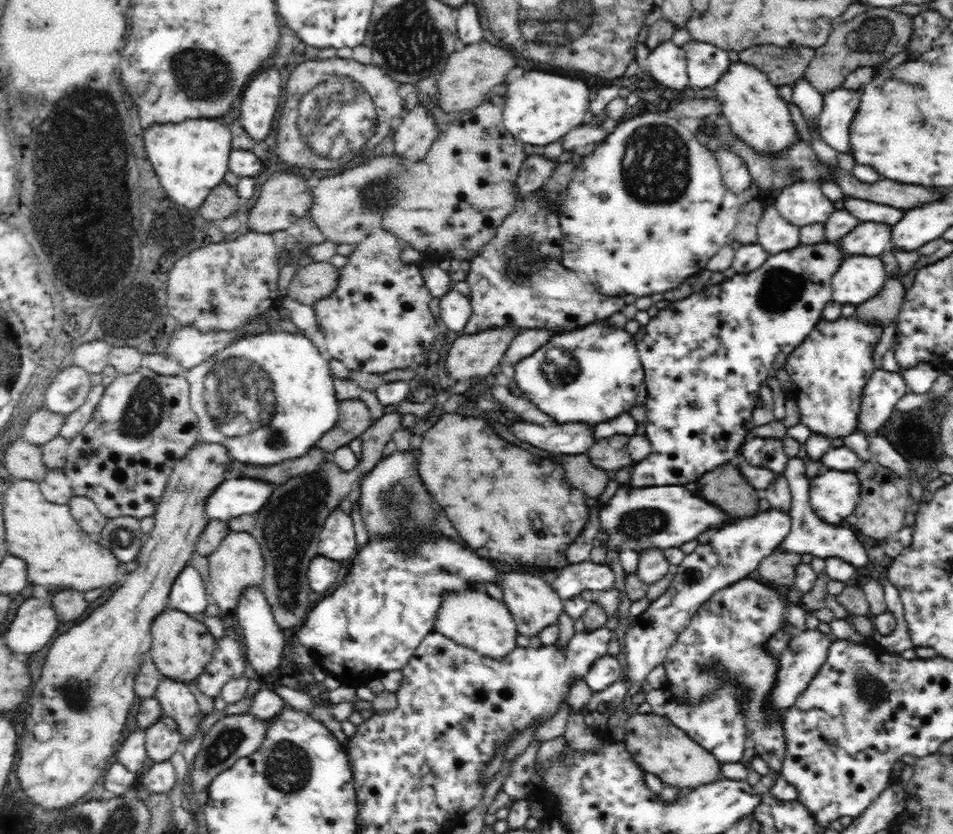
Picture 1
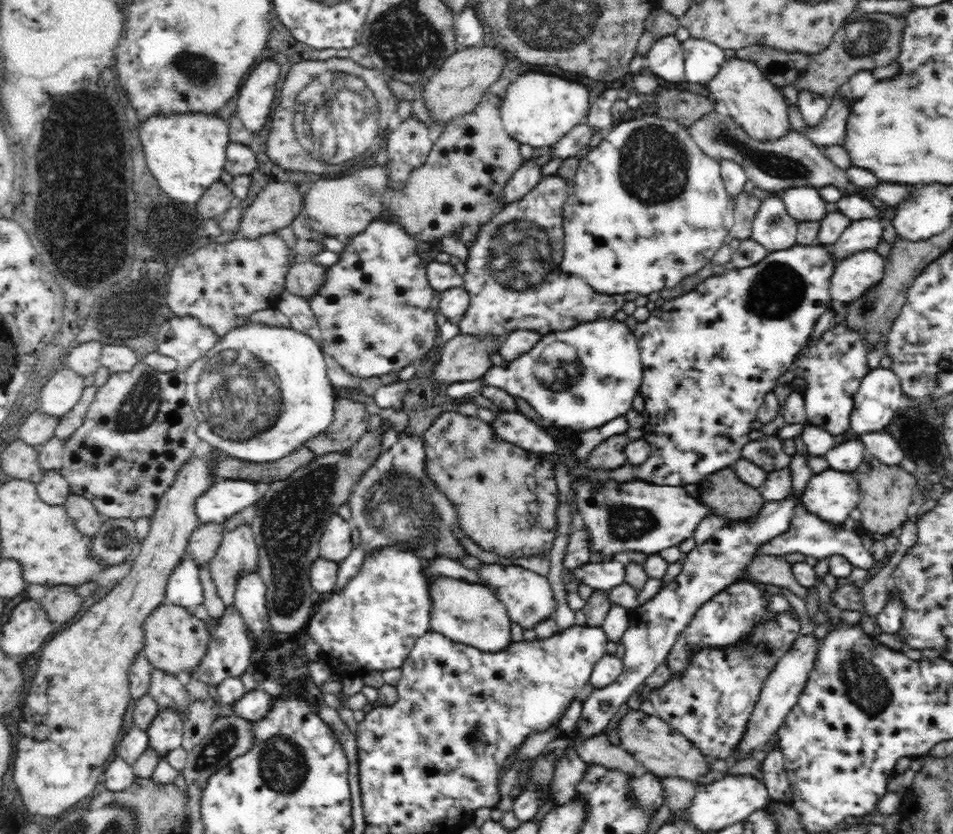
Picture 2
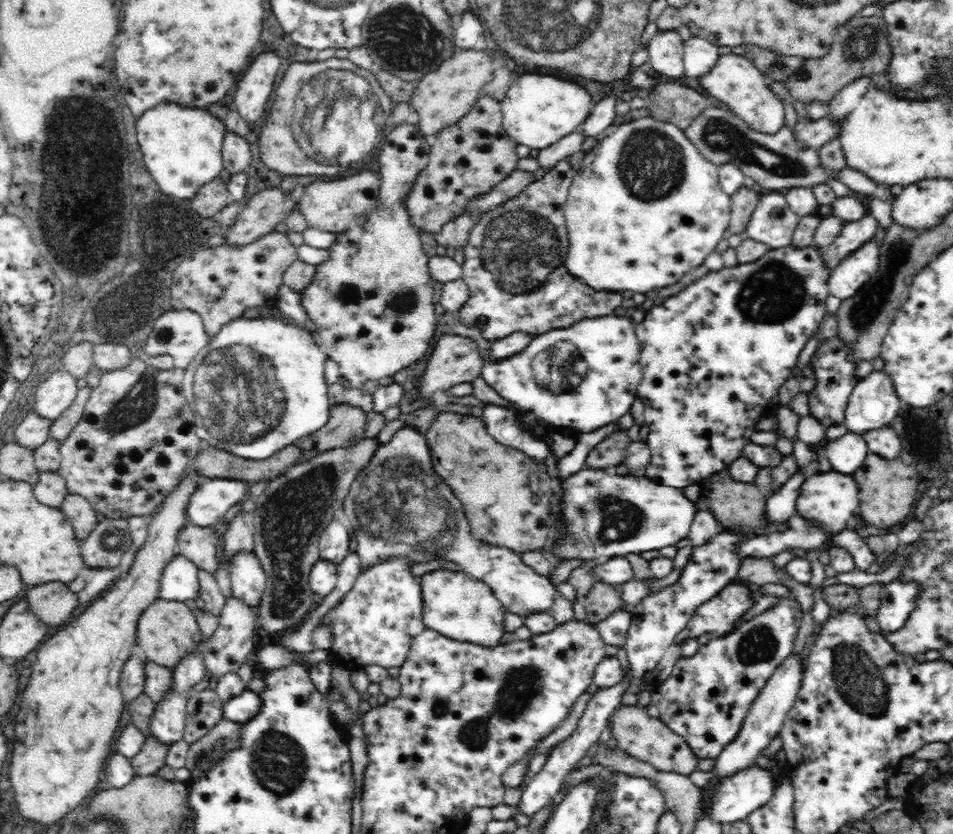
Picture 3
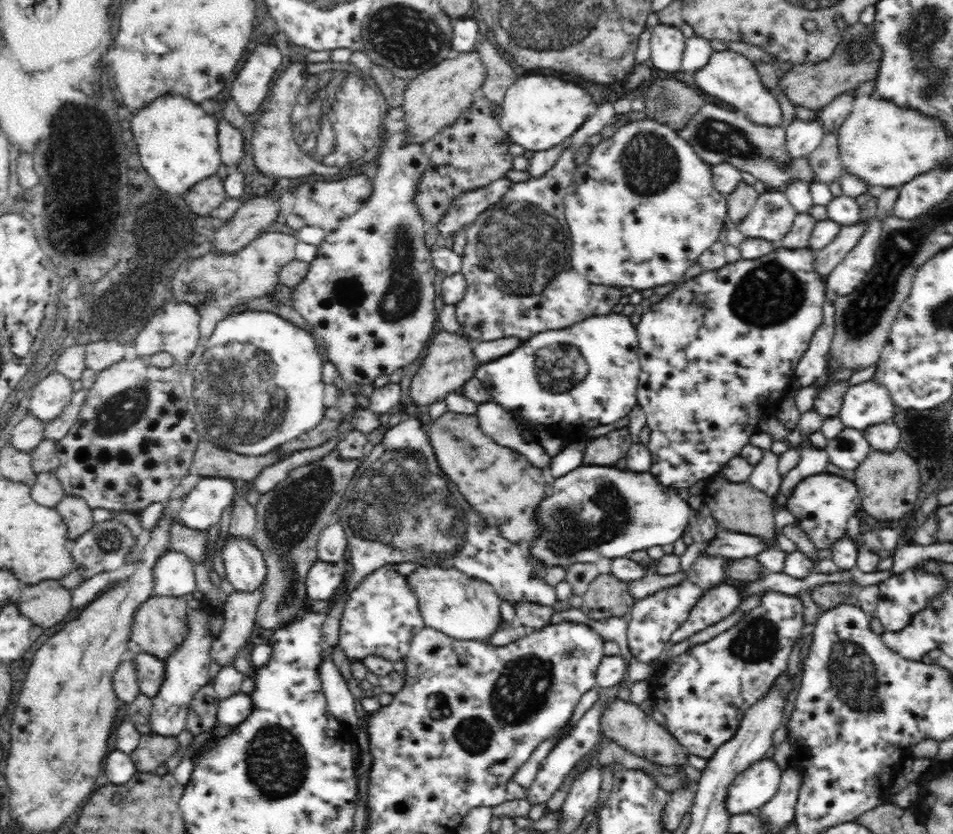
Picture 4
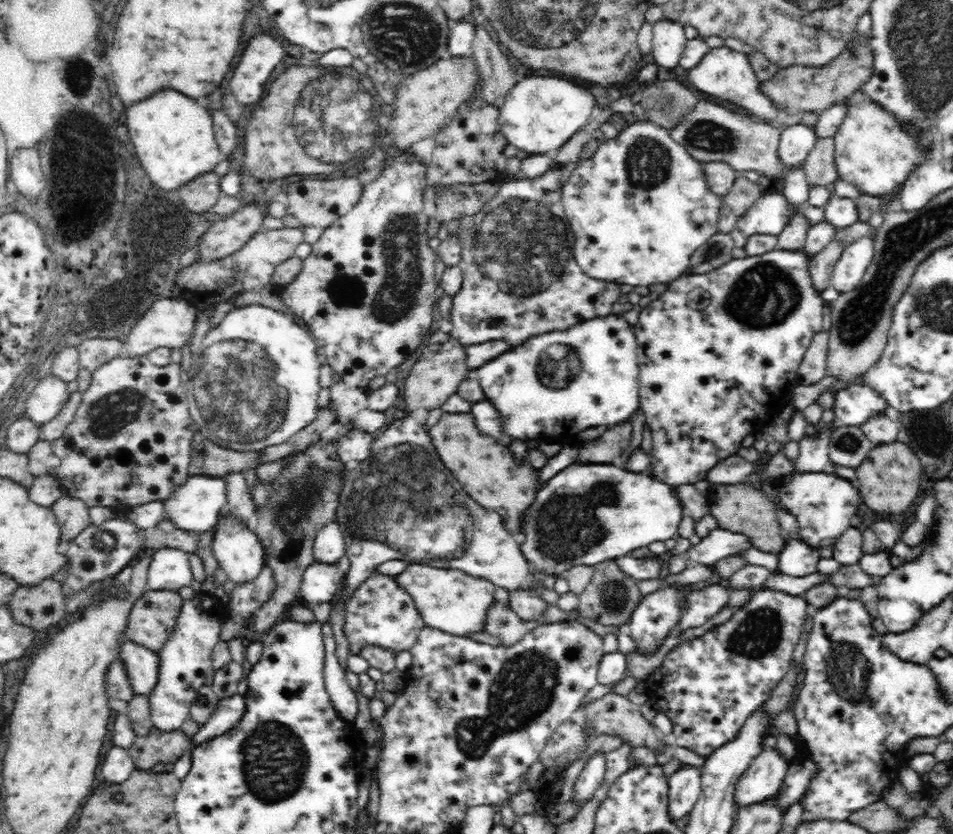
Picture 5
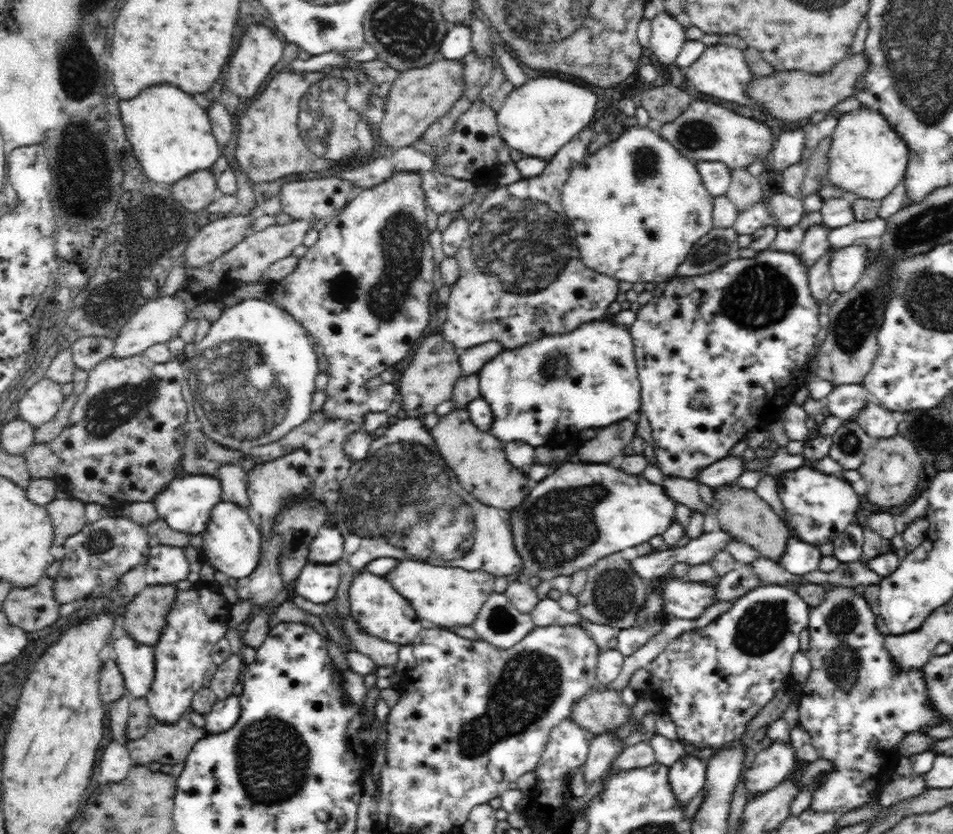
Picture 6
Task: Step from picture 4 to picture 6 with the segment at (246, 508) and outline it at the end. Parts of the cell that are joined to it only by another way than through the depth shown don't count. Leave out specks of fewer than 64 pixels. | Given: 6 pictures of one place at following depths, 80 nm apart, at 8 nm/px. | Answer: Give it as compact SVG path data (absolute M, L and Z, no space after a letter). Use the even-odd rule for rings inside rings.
M222 463L218 465L218 482L221 486L221 500L235 501L247 508L246 472L239 463Z

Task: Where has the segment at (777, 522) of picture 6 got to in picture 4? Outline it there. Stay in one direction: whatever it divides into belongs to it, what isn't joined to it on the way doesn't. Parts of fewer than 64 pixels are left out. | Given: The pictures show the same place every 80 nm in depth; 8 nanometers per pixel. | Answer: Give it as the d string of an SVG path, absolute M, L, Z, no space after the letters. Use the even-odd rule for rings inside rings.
M713 475L705 480L702 490L704 504L722 529L752 535L761 540L768 549L776 546L776 520L773 500L762 490L754 488L747 481L741 483L728 482L723 476Z

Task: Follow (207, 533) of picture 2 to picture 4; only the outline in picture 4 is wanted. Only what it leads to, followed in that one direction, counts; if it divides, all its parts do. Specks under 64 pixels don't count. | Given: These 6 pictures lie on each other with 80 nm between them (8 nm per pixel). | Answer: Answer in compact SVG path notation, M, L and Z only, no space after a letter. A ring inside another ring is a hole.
M173 520L167 530L170 548L188 555L193 562L206 562L208 551L208 531L194 531Z

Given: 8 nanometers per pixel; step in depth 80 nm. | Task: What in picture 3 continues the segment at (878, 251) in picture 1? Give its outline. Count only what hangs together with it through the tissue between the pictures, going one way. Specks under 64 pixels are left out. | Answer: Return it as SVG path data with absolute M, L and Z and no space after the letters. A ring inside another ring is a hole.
M871 215L865 216L857 221L846 222L842 225L840 234L836 236L830 246L823 247L821 259L827 270L838 266L851 252L870 237L874 237L879 222Z

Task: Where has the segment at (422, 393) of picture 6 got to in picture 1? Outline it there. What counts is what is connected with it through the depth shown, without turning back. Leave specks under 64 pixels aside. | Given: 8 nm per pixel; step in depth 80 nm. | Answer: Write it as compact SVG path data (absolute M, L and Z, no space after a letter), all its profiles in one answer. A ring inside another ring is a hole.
M495 327L490 331L460 336L446 358L446 366L452 378L476 378L488 376L500 362L506 359L510 340L518 334L516 328Z

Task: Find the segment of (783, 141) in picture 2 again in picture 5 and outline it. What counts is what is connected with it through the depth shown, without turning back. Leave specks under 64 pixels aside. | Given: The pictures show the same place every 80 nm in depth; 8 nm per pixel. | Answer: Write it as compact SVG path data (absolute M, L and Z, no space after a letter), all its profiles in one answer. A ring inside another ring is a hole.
M699 101L678 124L667 129L670 138L700 163L722 161L736 172L749 170L767 176L772 182L780 180L788 166L783 166L777 155L780 131L770 122L756 120L747 114L731 112L710 102Z

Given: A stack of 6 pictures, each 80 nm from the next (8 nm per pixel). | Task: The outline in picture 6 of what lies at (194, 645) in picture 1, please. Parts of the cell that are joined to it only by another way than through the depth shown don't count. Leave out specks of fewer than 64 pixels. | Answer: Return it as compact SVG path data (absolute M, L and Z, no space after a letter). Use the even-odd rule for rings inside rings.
M174 583L146 585L136 596L124 605L122 618L123 629L128 636L150 646L156 644L165 625L165 616L168 614L174 600L177 587Z

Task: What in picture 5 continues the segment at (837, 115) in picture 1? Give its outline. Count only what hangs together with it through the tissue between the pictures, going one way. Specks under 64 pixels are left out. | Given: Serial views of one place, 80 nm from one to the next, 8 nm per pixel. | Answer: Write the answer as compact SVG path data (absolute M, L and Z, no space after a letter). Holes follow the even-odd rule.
M801 122L786 127L779 134L777 146L779 161L788 167L802 165L817 140L813 127Z

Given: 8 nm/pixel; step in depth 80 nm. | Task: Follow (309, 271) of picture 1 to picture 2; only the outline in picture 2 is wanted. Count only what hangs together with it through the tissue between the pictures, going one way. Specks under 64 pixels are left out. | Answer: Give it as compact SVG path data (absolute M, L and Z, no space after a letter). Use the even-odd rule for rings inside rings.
M311 260L300 264L293 262L285 276L285 290L309 301L325 284L325 278L326 267L323 264Z

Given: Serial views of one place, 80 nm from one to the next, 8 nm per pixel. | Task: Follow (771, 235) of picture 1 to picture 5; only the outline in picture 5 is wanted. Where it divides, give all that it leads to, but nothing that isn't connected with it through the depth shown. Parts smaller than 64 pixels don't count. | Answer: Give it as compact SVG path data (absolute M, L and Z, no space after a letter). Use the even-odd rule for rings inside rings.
M766 193L746 210L736 228L746 237L755 234L777 234L788 224L790 204L784 195Z

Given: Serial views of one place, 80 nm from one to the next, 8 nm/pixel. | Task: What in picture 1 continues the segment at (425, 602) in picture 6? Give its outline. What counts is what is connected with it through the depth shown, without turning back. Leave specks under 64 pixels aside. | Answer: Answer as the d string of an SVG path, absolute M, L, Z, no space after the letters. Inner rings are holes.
M474 588L465 591L444 596L444 601L437 610L434 632L439 632L454 642L492 659L501 659L511 653L517 647L516 637L519 632L508 607L491 598L485 590Z

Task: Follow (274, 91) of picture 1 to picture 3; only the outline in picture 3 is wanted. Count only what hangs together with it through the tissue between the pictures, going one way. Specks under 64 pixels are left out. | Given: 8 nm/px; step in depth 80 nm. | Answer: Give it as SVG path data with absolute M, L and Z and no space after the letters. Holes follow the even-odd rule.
M272 50L260 52L236 82L234 104L242 118L259 120L266 109L266 102L272 94L276 76L280 70L280 56Z

